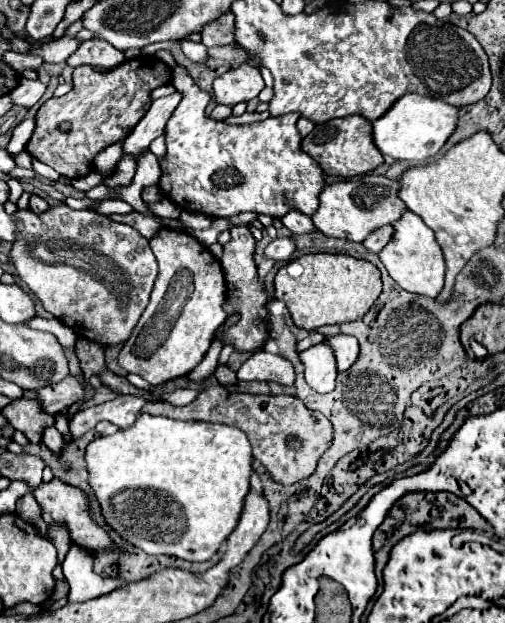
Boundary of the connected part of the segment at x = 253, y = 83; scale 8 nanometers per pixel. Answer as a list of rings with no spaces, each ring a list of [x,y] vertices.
[[[243,63],[235,69],[229,69],[213,83],[215,95],[213,99],[221,105],[237,105],[241,101],[249,101],[261,93],[265,87],[263,77],[257,67],[251,63]]]

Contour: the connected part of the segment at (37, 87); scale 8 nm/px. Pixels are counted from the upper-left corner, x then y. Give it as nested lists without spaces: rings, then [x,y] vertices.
[[[21,77],[17,87],[13,91],[9,91],[9,97],[15,105],[25,105],[25,107],[31,107],[35,105],[41,95],[45,91],[45,85],[41,81],[35,81],[35,79],[25,79]]]

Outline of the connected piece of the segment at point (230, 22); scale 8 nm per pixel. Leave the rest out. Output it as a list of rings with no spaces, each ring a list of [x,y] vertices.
[[[223,15],[215,23],[211,21],[201,31],[201,41],[207,47],[219,47],[219,45],[231,45],[235,43],[235,15]]]

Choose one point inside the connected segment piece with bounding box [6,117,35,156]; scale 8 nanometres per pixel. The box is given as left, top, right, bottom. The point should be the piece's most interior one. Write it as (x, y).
(22, 133)

